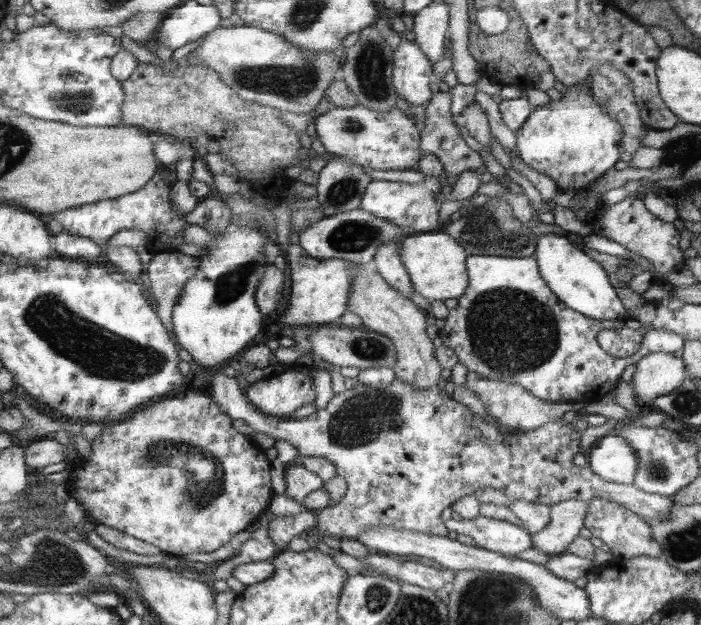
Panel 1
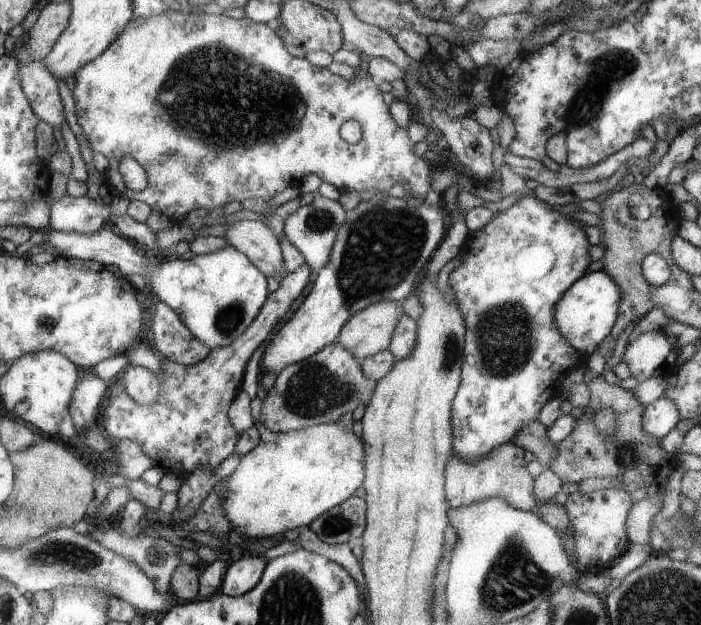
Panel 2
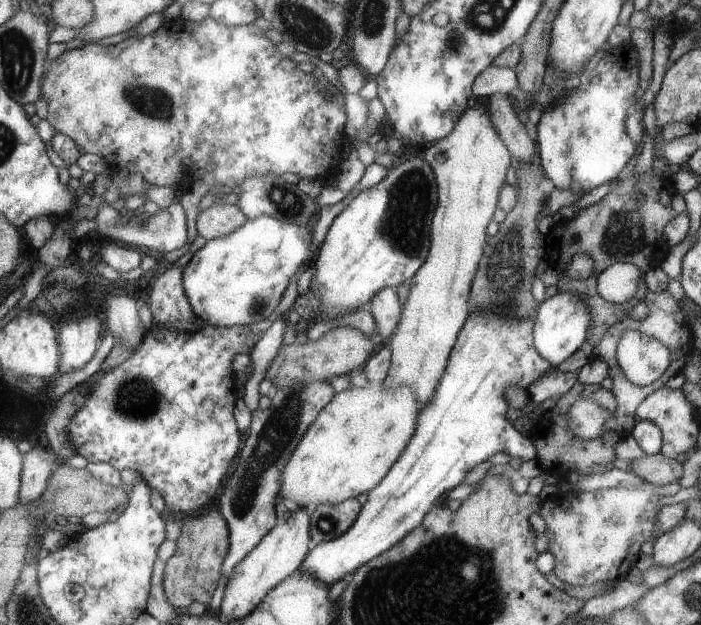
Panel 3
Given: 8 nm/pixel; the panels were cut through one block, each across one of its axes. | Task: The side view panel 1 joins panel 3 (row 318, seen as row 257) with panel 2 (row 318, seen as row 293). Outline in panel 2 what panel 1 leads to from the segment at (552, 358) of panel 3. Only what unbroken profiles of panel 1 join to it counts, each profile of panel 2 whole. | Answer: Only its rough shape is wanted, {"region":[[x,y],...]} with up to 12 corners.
{"region":[[605,270],[555,308],[557,328],[589,358],[611,334],[623,290]]}

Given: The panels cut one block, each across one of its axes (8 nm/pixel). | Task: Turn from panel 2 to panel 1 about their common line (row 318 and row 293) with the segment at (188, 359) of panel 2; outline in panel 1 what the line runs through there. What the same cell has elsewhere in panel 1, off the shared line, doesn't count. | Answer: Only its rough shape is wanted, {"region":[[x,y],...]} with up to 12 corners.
{"region":[[157,254],[145,272],[169,330],[201,258]]}

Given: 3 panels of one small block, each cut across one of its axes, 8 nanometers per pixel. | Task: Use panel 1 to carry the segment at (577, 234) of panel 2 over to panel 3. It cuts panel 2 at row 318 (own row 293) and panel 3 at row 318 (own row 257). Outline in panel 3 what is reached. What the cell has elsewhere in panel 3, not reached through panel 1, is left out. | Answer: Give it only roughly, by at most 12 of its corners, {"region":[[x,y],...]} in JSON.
{"region":[[473,314],[409,450],[297,574],[385,556],[499,450],[539,458],[507,388],[553,368],[533,318]]}

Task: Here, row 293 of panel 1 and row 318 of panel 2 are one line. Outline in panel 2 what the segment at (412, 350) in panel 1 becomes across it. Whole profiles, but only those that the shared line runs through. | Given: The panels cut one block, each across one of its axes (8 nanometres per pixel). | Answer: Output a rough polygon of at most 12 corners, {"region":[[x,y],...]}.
{"region":[[369,306],[337,342],[363,362],[391,348],[403,308]]}

